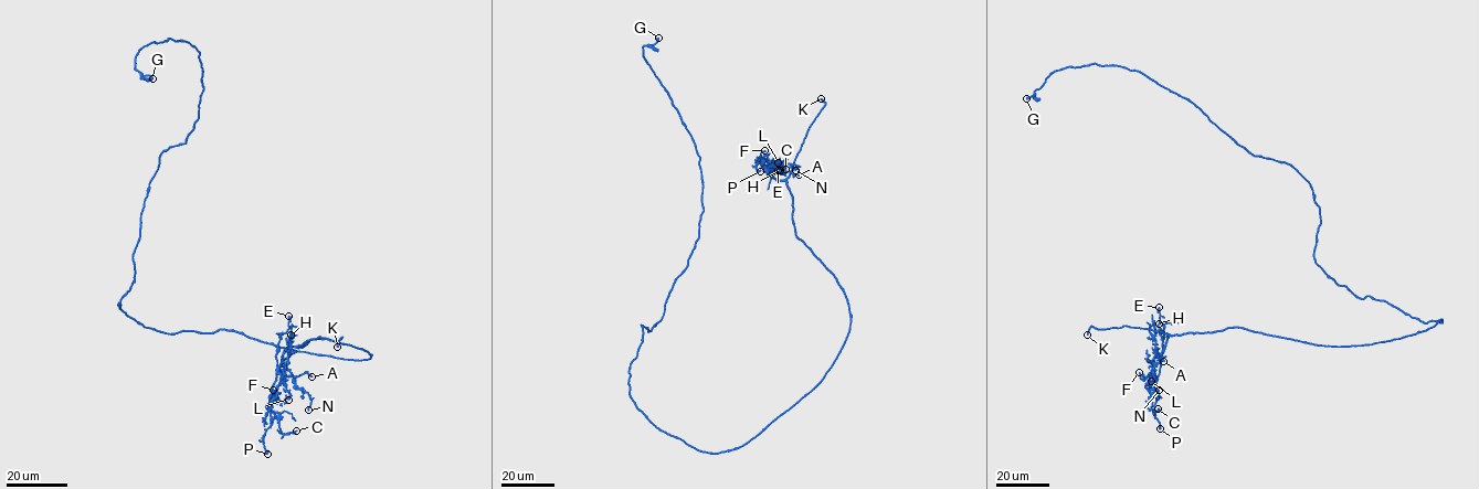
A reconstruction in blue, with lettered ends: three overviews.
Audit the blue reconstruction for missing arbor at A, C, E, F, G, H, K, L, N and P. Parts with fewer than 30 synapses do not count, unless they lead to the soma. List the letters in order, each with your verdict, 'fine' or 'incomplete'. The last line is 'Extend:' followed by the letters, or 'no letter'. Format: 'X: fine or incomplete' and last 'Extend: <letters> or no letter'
A: fine
C: fine
E: fine
F: fine
G: fine
H: fine
K: incomplete
L: fine
N: fine
P: fine
Extend: K

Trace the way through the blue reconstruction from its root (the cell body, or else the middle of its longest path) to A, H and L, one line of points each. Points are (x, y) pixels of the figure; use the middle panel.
A: (642, 412), (697, 449), (729, 450), (831, 367), (851, 316), (772, 177), (799, 174)
H: (642, 412), (697, 449), (729, 450), (836, 358), (847, 298), (798, 237), (780, 170)
L: (642, 412), (697, 449), (736, 449), (840, 352), (847, 298), (798, 237), (792, 193), (769, 171), (778, 162)

